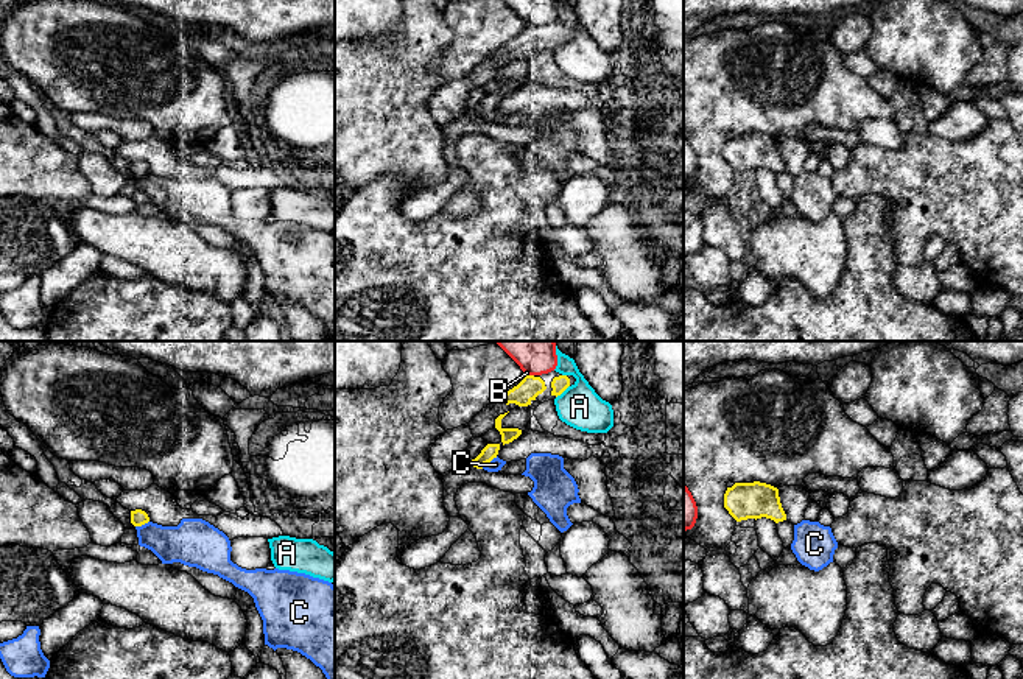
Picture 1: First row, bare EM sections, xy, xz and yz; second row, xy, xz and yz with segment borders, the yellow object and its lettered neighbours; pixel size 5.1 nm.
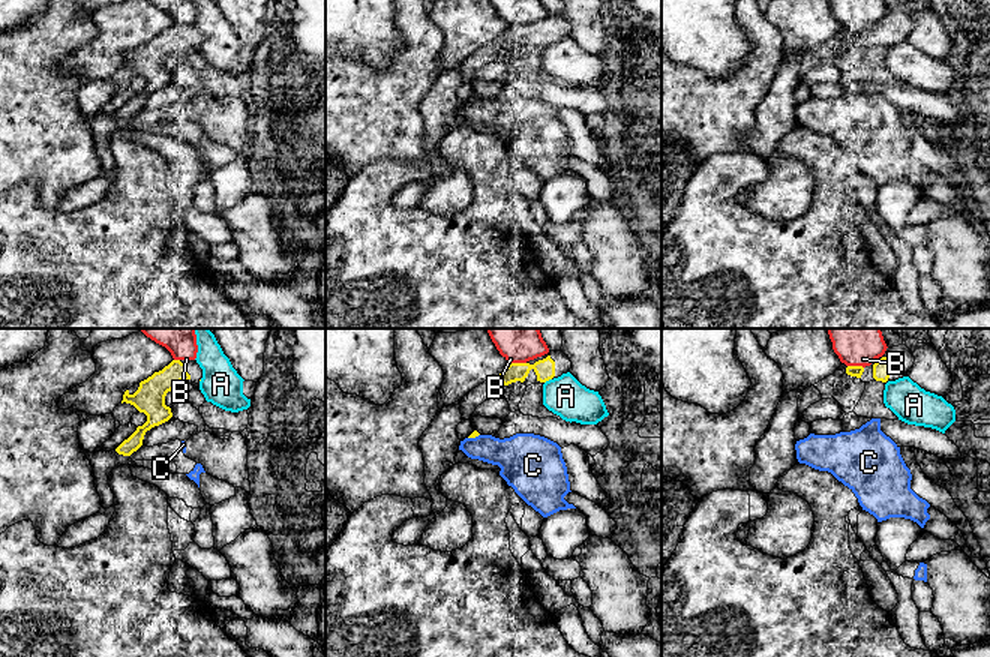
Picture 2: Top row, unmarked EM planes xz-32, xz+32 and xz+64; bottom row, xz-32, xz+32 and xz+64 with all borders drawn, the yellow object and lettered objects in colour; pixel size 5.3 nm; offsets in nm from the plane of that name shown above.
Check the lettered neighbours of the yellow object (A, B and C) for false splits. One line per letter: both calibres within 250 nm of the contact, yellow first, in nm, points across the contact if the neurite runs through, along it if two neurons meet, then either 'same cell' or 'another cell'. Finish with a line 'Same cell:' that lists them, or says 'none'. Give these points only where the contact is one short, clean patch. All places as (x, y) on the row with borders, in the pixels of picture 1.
A: 80/220 nm | along xz (569, 385), (556, 397) | another cell
B: 120/260 nm | another cell
C: 80/70 nm | along xz (497, 457), (481, 467) | another cell
Same cell: none

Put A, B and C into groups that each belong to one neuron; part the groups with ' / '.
A / B / C

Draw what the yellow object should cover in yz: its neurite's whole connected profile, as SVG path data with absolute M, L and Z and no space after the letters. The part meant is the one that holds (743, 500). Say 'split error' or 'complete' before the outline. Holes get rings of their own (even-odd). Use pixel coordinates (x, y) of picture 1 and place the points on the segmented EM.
complete | M760 481L735 483L732 487L727 487L724 508L736 522L761 517L775 523L786 520L779 489Z

